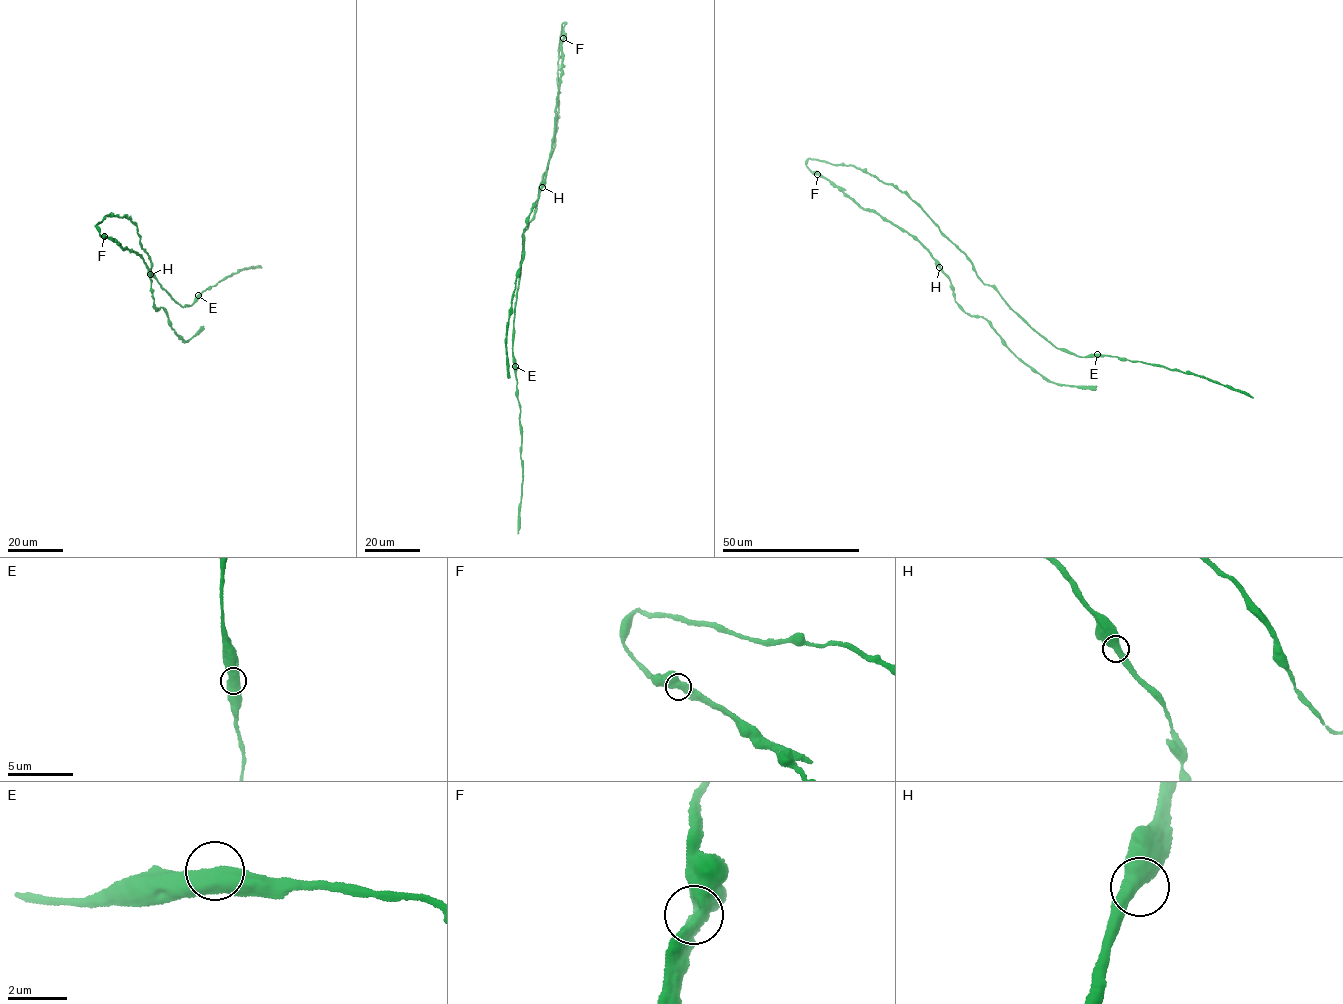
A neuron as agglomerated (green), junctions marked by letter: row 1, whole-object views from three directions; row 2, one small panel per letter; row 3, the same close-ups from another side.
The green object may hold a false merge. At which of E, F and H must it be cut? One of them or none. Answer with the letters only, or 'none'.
F

